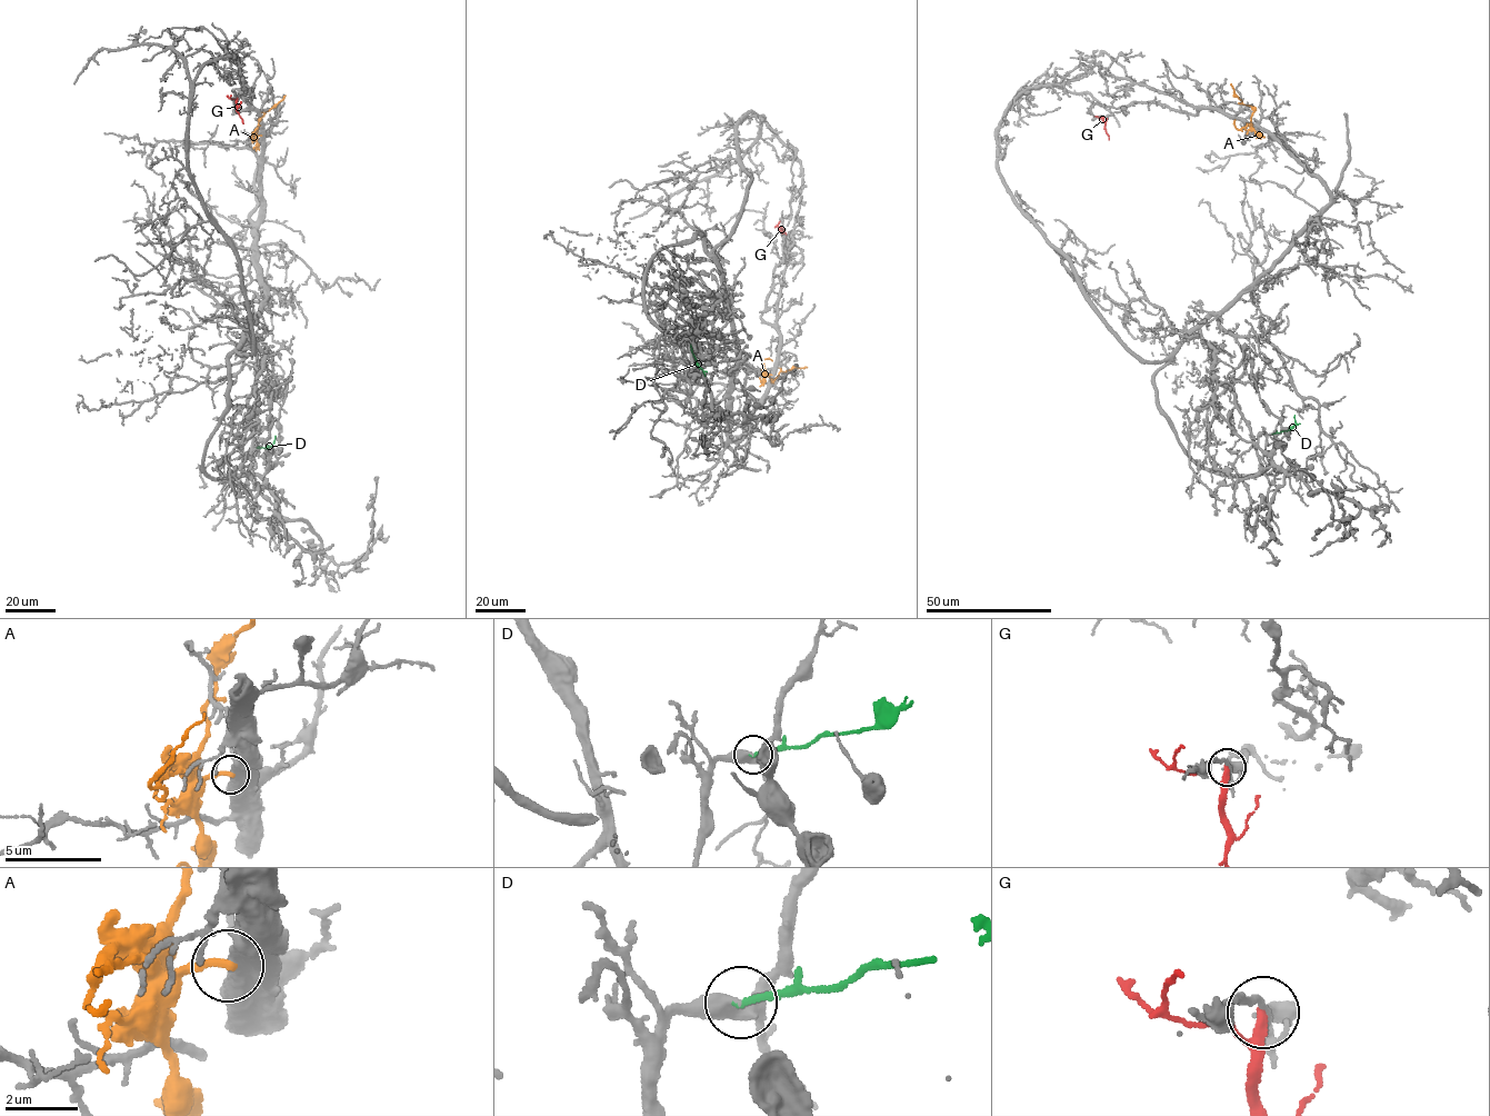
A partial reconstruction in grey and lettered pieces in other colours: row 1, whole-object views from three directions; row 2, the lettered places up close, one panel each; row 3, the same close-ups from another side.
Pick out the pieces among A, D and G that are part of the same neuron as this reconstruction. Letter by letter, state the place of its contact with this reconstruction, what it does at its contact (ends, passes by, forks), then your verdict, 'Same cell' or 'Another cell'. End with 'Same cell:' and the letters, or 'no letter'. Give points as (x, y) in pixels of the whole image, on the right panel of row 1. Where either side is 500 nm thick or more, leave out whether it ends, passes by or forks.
A: Touches grey at (1249, 125). Another cell
D: Touches grey at (1272, 434). It ends there. Same cell
G: Touches grey at (1103, 116). It passes by. Another cell
Same cell: D

